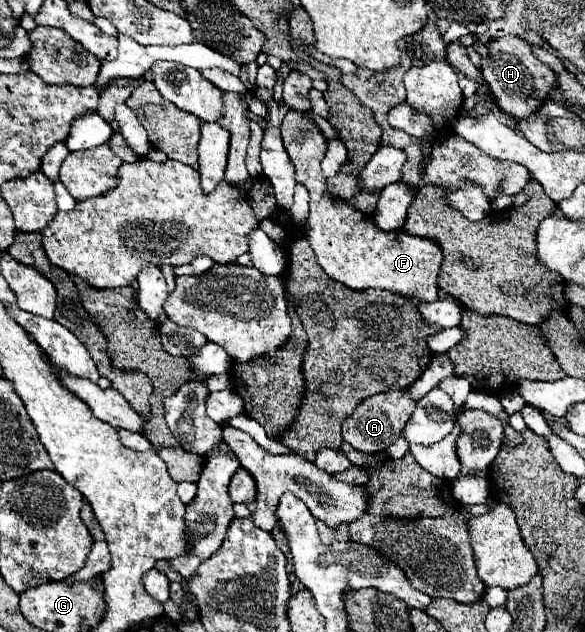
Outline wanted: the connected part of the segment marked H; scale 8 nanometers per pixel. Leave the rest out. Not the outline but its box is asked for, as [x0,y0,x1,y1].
[475,36,557,120]

